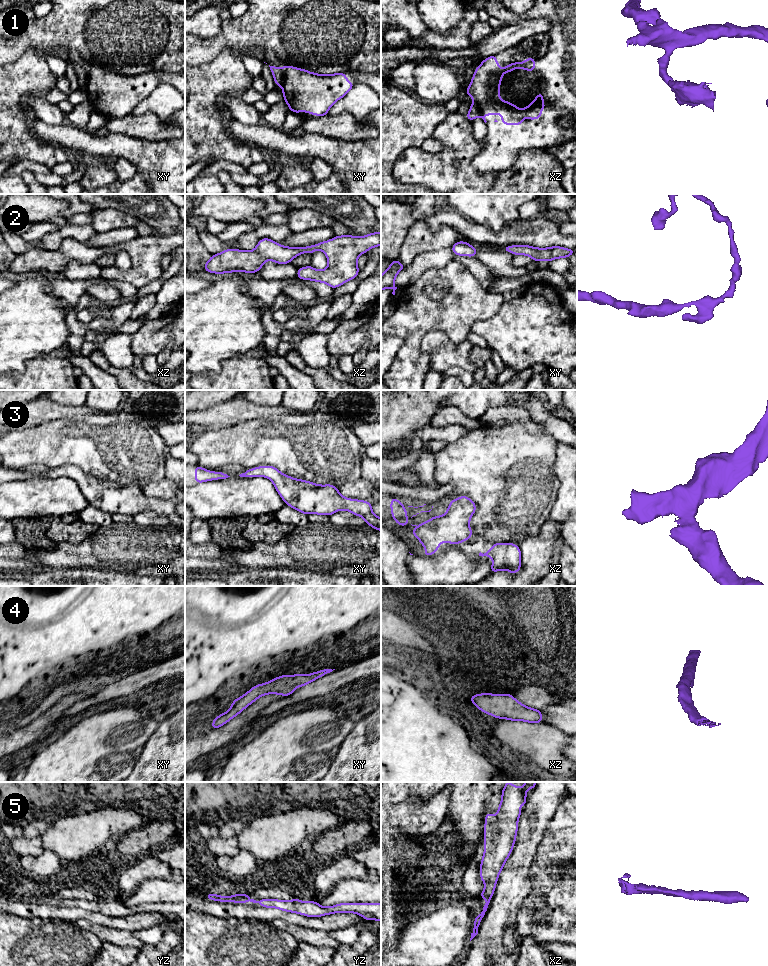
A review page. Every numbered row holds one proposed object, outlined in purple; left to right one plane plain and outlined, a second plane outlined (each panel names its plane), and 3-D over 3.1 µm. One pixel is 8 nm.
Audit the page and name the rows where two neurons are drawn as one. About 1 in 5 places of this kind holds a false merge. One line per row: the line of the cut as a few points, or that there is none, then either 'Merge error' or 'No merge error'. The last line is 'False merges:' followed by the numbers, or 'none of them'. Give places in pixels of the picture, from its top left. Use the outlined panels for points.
1: Split along xy (281, 69), (282, 85). Merge error
2: No split. No merge error
3: No split. No merge error
4: No split. No merge error
5: No split. No merge error
False merges: 1

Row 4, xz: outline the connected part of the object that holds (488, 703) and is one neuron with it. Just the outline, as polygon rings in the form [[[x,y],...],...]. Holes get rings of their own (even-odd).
[[[475,694],[469,700],[482,712],[498,719],[529,723],[543,722],[540,710],[523,705],[511,694]]]

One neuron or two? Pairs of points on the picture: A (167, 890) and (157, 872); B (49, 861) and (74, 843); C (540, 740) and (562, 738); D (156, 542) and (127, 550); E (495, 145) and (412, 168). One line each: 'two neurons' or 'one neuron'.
A: two neurons
B: two neurons
C: one neuron
D: one neuron
E: two neurons

